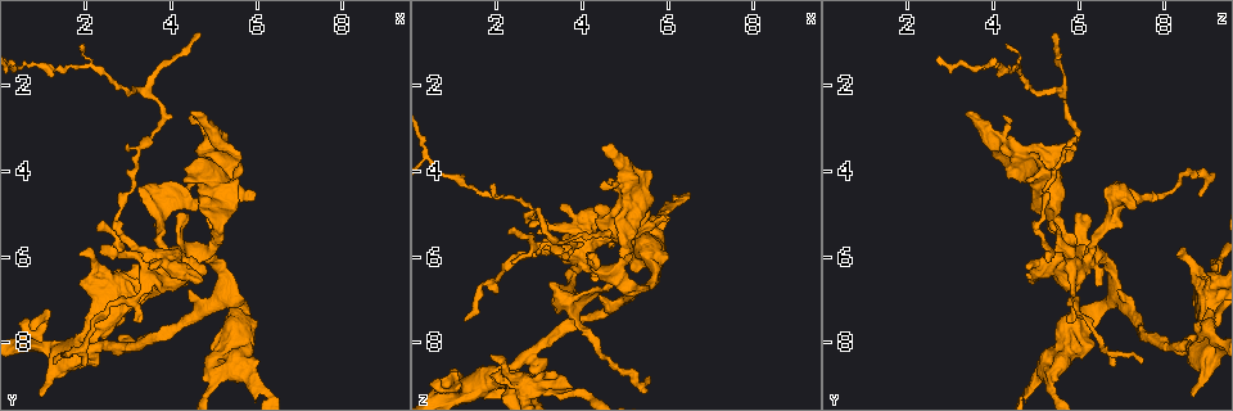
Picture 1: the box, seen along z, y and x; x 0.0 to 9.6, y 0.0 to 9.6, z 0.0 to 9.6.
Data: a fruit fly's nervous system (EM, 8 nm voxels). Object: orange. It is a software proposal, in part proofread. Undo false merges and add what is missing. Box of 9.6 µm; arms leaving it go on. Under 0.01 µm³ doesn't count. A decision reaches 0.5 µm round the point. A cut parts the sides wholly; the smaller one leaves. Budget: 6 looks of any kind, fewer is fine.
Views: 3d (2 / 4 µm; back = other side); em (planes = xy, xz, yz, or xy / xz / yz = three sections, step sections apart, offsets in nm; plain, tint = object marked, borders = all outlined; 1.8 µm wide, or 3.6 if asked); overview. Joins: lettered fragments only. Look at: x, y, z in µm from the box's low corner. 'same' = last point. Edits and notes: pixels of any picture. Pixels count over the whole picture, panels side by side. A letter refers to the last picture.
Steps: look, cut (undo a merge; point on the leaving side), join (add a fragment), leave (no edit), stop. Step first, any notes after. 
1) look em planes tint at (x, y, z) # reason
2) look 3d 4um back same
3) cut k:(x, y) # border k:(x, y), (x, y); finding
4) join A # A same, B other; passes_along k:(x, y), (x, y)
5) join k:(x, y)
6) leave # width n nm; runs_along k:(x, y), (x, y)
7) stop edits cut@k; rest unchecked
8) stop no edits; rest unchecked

look 3d 2um back at (2.80, 8.15, 8.35) # a fork

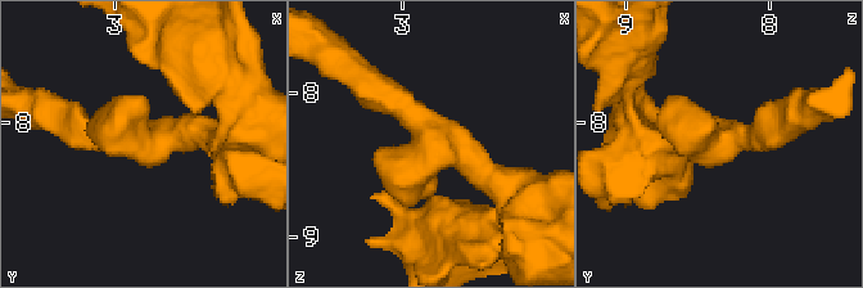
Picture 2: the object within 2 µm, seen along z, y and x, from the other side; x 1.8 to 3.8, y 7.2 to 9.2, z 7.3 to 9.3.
look em planes borders at (2.76, 8.14, 8.34) # need the tissue

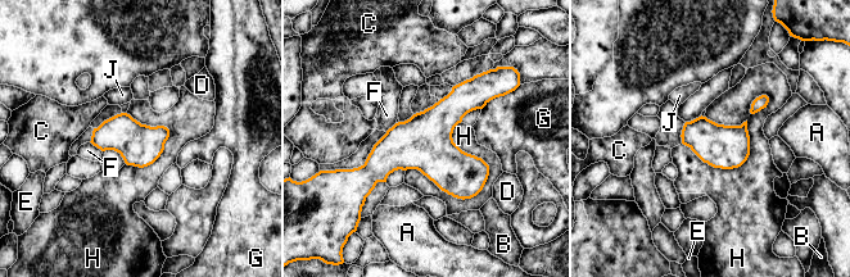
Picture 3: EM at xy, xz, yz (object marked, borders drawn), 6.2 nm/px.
leave # A other, B other, C other, D other, E other, F other, G other, H other, J other; continuous, no second neuron

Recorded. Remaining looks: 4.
look 3d 2um at (5.50, 4.65, 8.80) # end of a long branch

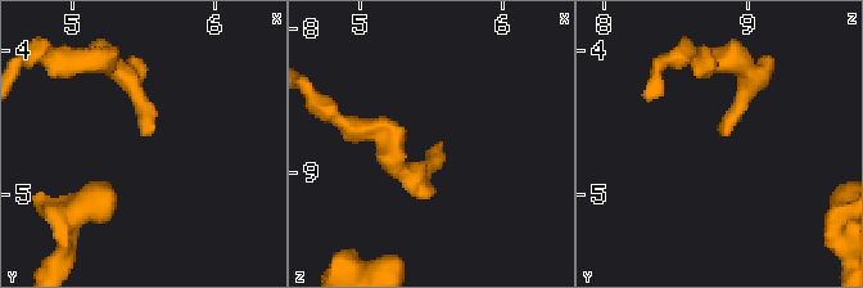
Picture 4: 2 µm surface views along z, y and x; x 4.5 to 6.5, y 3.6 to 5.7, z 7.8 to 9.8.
look em 3.6um planes borders at (5.56, 4.58, 8.80) # need the tissue

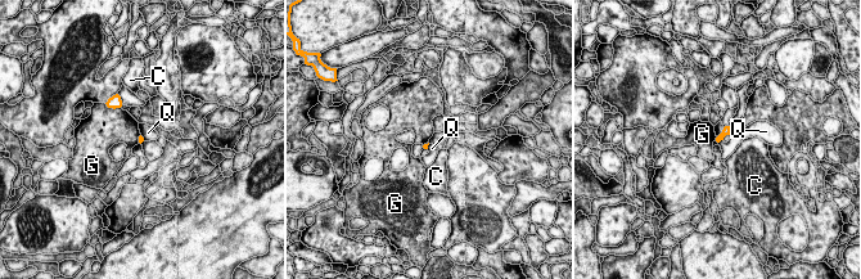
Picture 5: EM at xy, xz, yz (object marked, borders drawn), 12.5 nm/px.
leave # longest_contact Q 150 nm; C other, G other, Q other; none of them fits

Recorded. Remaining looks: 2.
look em 3.6um planes tint at (2.85, 6.60, 9.00) # sharp bend

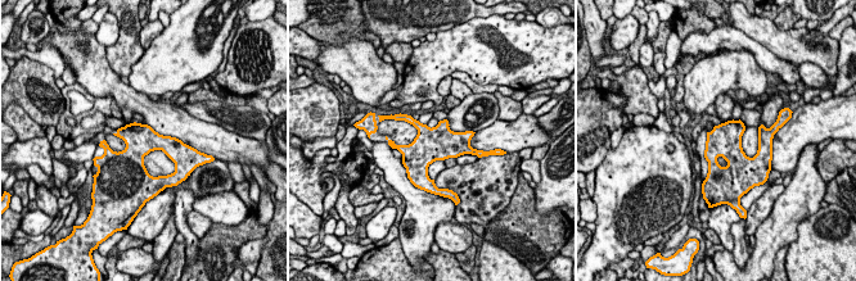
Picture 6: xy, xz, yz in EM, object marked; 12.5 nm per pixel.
look em 3.6um planes borders same

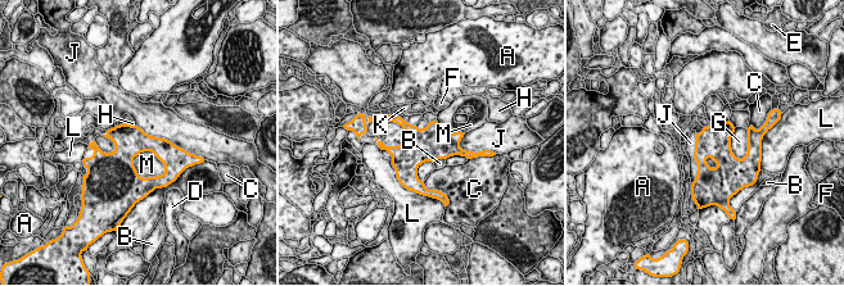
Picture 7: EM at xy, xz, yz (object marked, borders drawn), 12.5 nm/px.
leave # width 380 nm; A other, B other, C other, D other, E other, F other, G other, H other, J other, K other, L other, M other; border 7:(132, 158), (150, 151), (165, 172); one neuron here

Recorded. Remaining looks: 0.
stop no edits; rest unchecked

